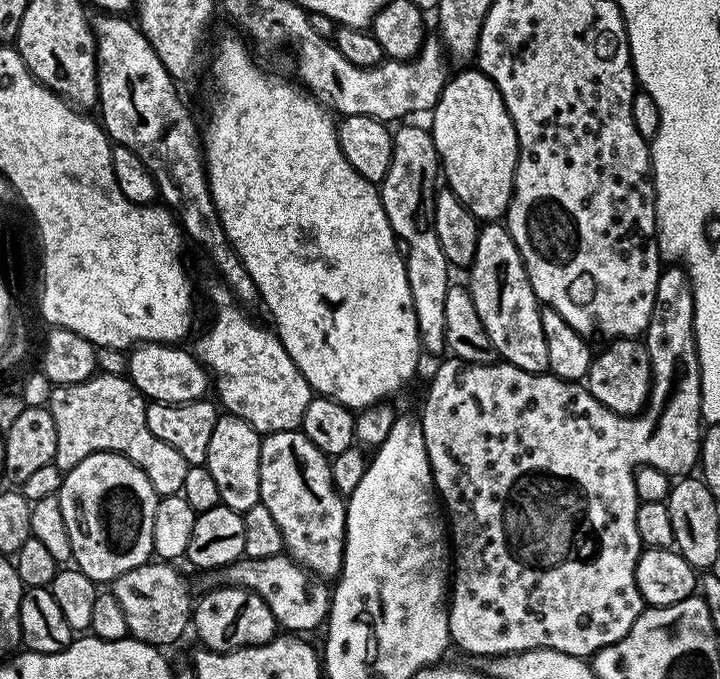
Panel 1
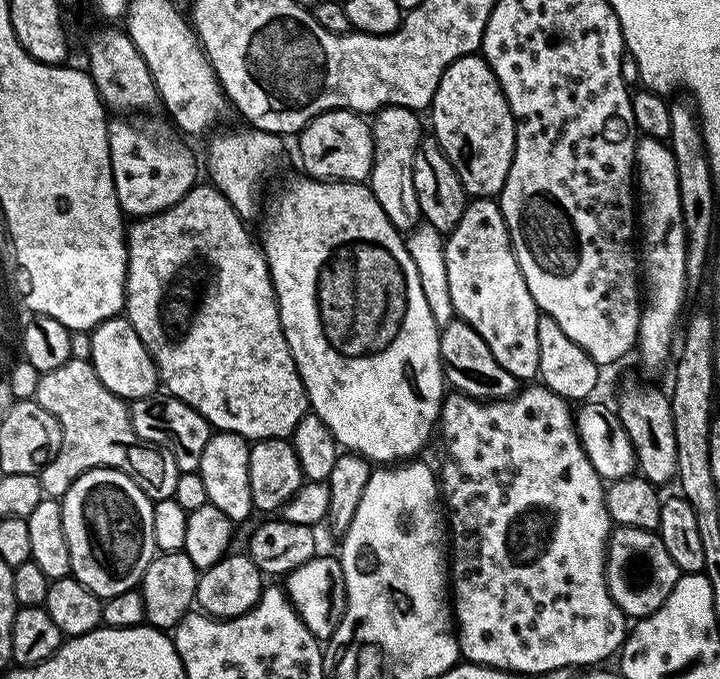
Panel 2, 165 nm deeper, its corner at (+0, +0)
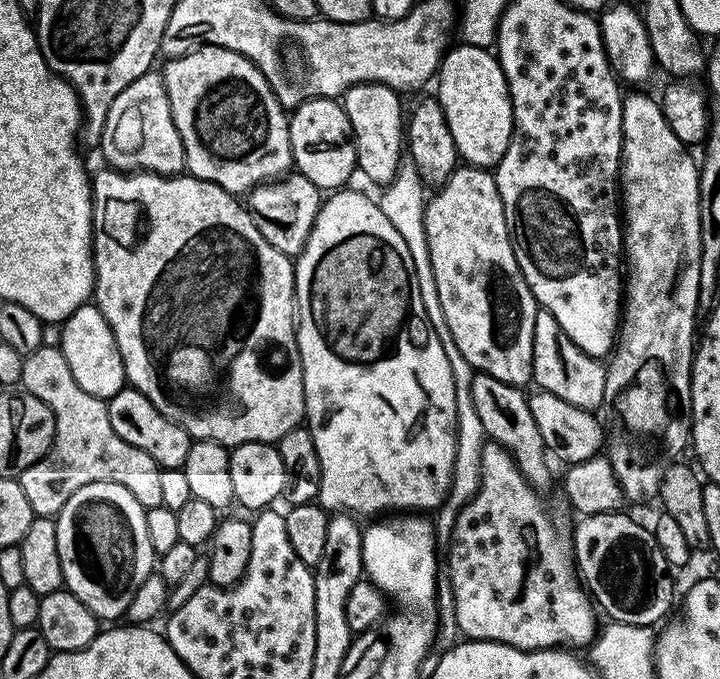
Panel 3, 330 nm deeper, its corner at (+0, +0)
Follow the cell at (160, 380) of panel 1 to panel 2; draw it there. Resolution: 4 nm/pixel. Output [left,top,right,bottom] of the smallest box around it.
[87,315,160,402]

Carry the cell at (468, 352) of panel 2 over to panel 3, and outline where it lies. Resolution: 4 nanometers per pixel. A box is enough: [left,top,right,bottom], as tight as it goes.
[470,372,552,494]

